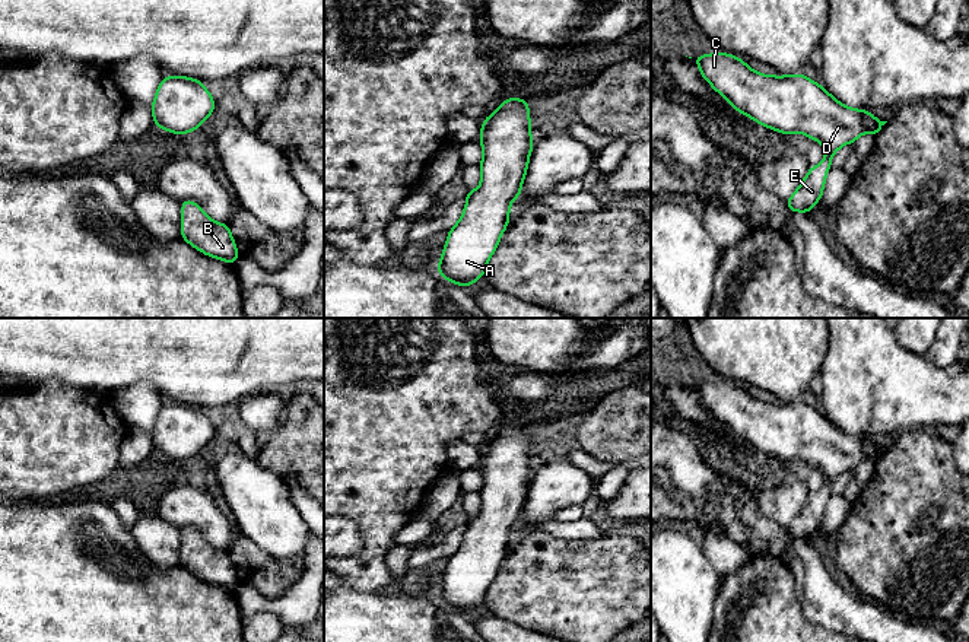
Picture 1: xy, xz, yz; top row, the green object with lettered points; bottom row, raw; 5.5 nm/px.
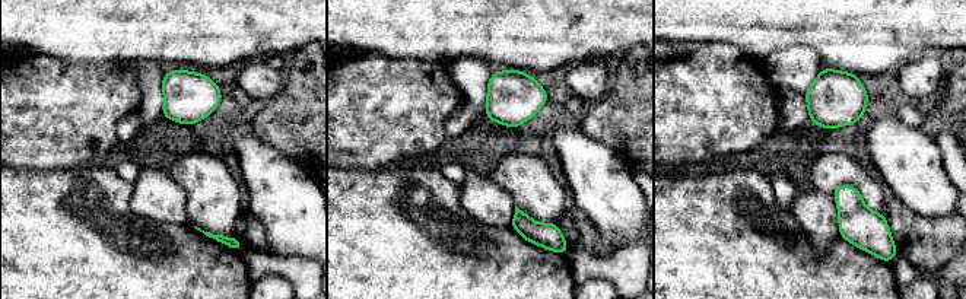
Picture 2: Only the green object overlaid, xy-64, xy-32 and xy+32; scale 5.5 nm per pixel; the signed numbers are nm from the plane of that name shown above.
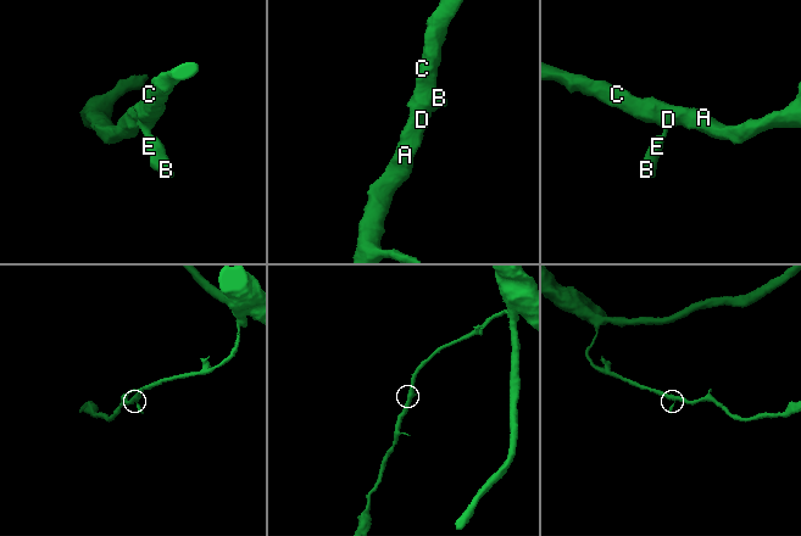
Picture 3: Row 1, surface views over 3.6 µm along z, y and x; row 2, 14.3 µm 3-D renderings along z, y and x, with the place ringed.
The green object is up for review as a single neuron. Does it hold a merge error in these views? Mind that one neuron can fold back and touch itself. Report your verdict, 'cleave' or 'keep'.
keep

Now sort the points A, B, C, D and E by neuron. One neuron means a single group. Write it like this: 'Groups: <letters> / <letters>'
Groups: A B C D E

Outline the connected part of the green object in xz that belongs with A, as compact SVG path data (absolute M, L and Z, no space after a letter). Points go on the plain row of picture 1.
M505 426L482 448L480 514L467 518L461 546L449 556L438 600L458 613L484 603L509 550L511 530L521 522L533 477L528 428Z

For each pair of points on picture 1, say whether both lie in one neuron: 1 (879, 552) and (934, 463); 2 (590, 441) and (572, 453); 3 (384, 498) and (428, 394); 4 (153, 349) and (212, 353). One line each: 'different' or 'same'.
1: same
2: different
3: same
4: same

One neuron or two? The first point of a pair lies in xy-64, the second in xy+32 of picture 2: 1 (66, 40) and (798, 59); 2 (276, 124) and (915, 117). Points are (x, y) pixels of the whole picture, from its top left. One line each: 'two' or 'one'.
1: two
2: two

